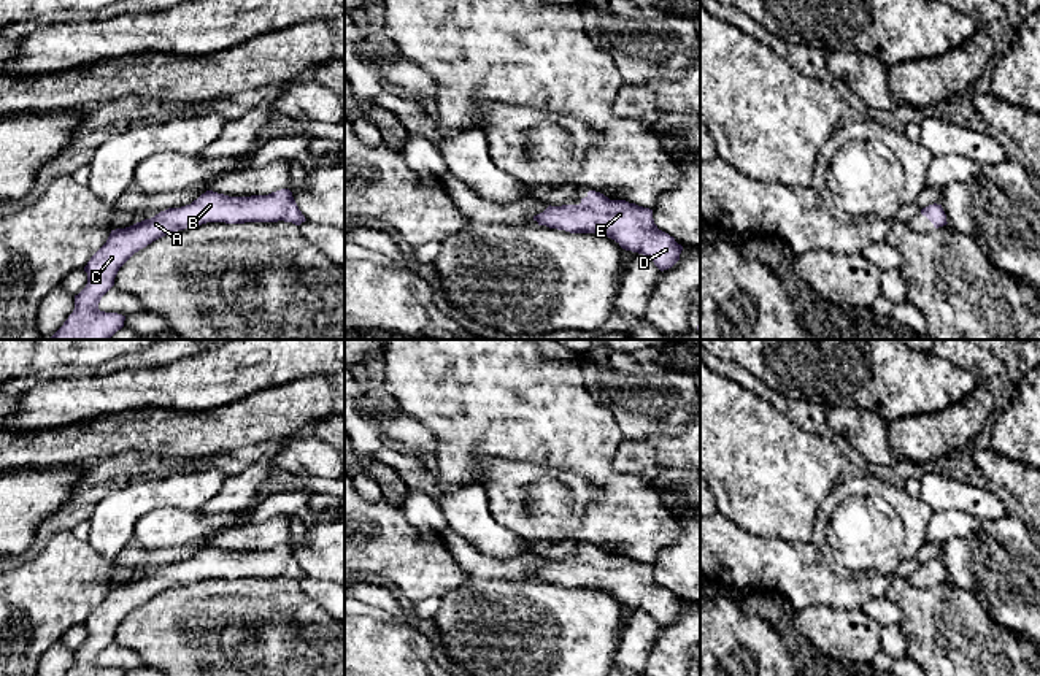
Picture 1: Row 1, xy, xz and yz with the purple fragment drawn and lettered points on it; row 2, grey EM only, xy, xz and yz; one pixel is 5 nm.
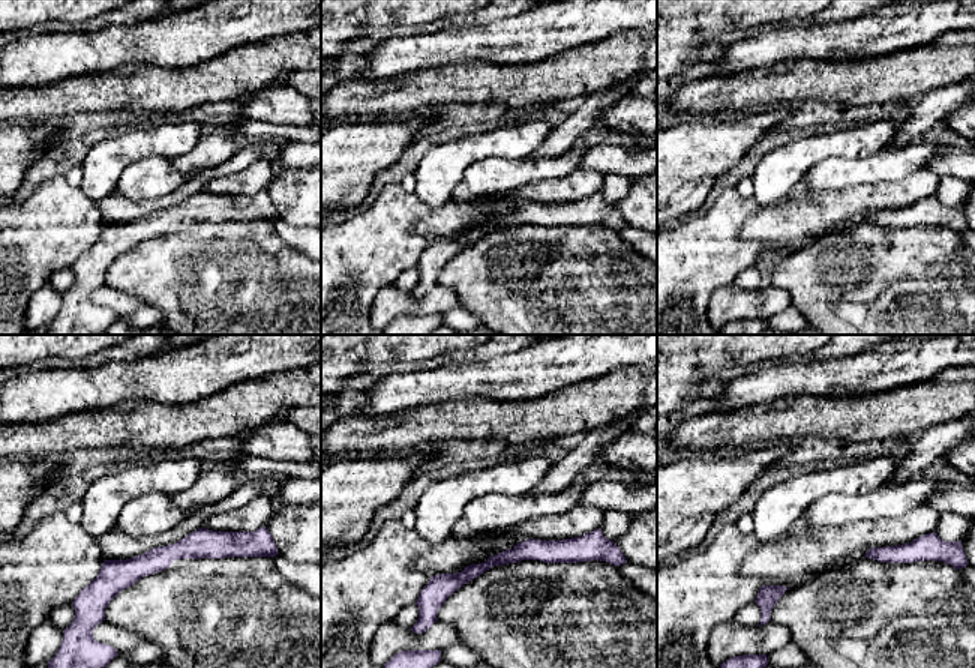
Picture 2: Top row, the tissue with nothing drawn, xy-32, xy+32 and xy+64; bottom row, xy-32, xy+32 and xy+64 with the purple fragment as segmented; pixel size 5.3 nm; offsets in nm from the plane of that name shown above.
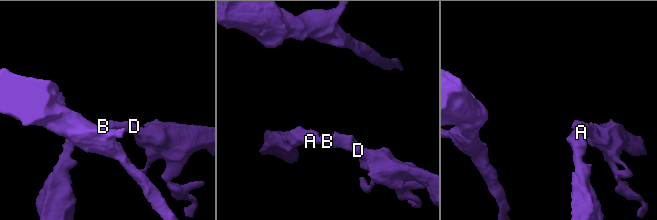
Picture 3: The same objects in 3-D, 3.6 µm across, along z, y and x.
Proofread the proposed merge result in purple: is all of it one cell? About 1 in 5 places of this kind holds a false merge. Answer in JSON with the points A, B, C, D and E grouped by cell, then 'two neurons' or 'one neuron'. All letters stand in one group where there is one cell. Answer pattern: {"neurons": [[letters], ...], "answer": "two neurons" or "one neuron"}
{"neurons": [["A", "B", "C", "D", "E"]], "answer": "one neuron"}

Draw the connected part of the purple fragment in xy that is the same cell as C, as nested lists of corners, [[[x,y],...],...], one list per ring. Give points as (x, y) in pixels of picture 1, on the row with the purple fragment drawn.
[[[289,189],[251,197],[229,197],[206,190],[191,205],[168,208],[151,219],[111,230],[106,243],[84,267],[87,284],[75,295],[73,313],[51,340],[110,340],[121,330],[125,316],[100,311],[98,303],[114,286],[119,268],[152,241],[206,222],[245,224],[278,221],[295,225],[306,221]]]

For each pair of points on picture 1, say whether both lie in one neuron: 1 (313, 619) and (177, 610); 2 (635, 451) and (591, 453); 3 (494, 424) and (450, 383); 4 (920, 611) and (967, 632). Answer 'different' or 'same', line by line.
1: same
2: different
3: same
4: same

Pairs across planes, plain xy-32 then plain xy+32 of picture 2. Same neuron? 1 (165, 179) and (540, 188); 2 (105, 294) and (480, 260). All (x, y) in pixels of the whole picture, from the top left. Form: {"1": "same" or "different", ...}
{"1": "different", "2": "different"}

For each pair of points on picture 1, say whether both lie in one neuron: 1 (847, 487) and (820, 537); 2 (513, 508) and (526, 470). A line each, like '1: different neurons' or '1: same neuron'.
1: same neuron
2: same neuron

